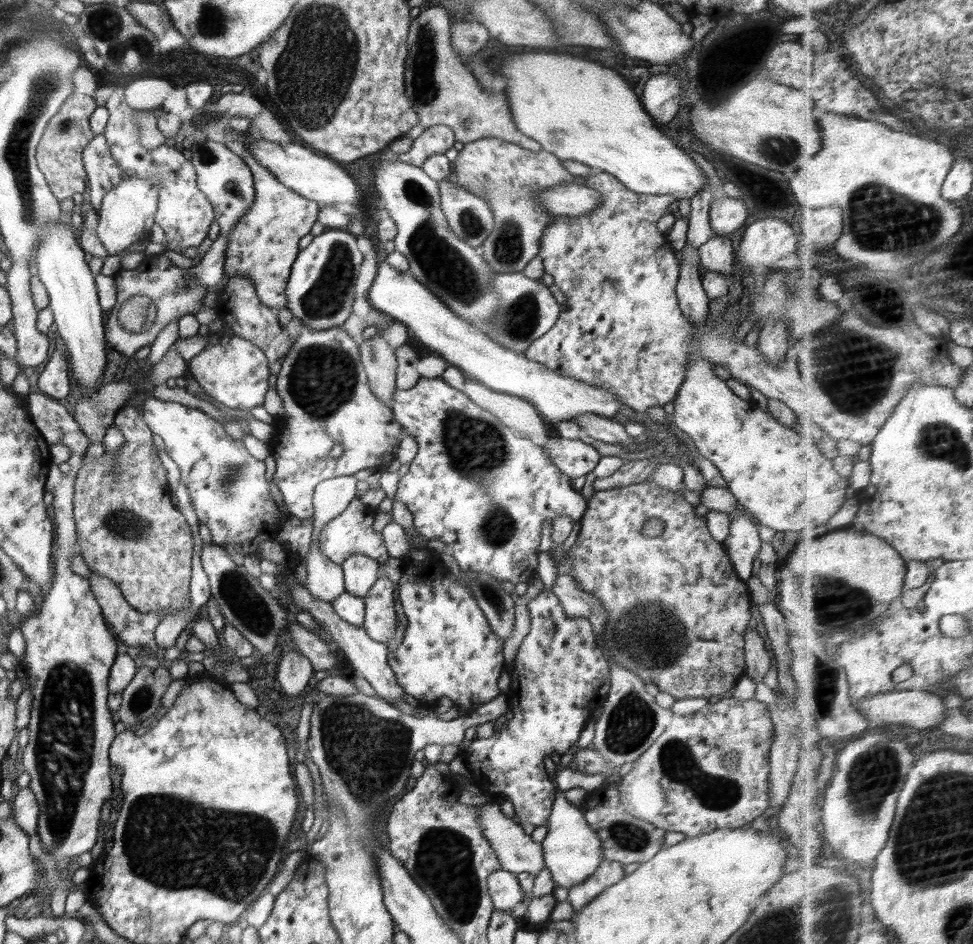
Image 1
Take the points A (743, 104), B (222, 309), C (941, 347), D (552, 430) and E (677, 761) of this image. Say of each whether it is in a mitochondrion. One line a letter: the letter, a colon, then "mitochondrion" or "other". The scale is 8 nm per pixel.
A: other
B: other
C: other
D: other
E: mitochondrion

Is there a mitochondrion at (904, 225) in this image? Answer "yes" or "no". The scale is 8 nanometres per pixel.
yes

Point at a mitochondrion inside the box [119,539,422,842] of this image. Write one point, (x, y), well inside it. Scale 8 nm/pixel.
(359, 745)

